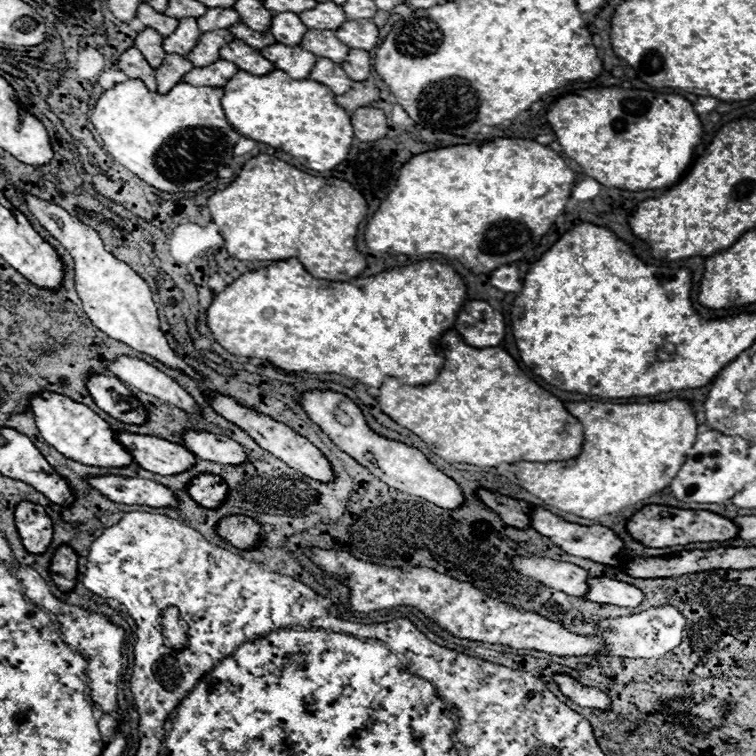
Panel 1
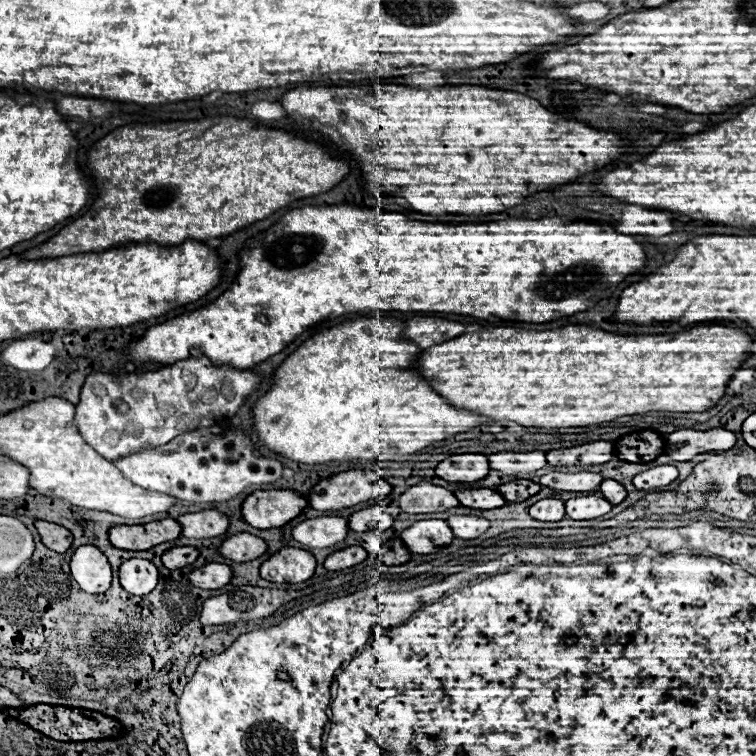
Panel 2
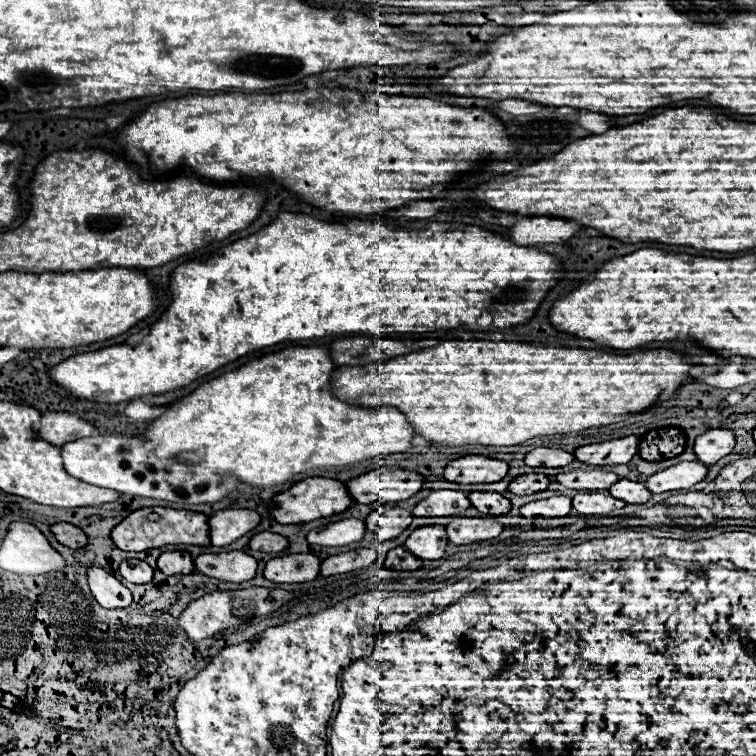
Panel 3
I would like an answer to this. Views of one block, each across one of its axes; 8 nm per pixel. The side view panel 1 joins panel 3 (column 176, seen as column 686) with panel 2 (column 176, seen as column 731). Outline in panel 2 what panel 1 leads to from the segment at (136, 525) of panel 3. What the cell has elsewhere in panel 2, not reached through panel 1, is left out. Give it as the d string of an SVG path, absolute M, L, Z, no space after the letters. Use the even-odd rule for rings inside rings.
M164 518L158 522L138 524L138 526L112 526L110 542L120 550L150 550L162 542L176 540L182 528L174 518Z

